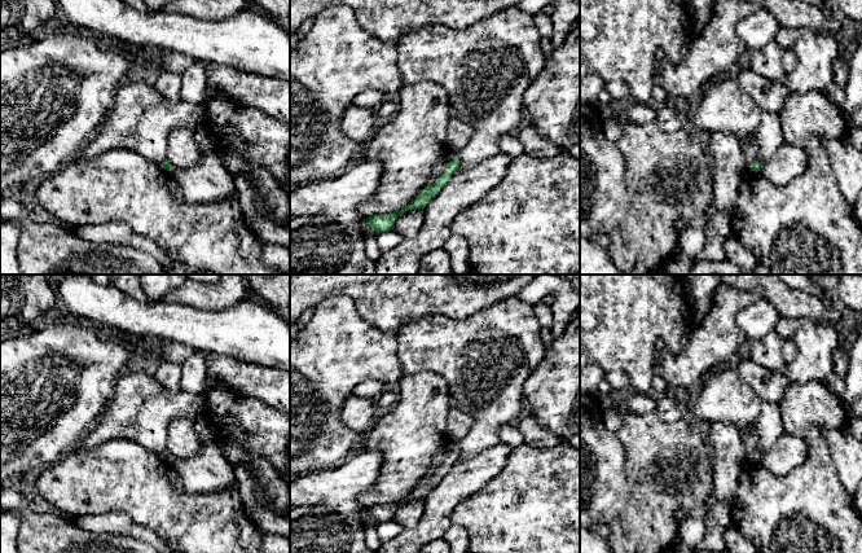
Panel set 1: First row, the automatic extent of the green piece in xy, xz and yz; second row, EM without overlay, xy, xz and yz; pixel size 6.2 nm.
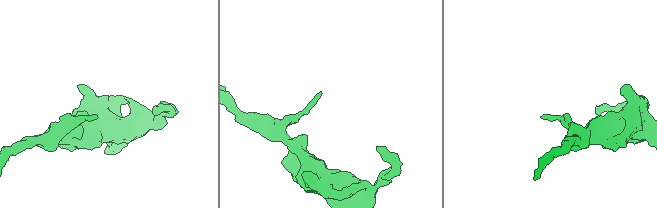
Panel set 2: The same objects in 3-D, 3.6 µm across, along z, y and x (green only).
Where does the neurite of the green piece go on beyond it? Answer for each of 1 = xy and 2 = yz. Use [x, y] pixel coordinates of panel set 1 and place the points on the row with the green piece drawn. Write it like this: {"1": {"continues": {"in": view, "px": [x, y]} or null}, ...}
{"1": {"continues": null}, "2": {"continues": null}}

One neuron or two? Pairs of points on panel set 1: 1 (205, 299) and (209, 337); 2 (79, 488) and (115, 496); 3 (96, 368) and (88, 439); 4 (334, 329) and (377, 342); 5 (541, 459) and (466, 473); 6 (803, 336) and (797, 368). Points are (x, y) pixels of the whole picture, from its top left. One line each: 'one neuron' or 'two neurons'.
1: two neurons
2: one neuron
3: two neurons
4: one neuron
5: two neurons
6: one neuron

